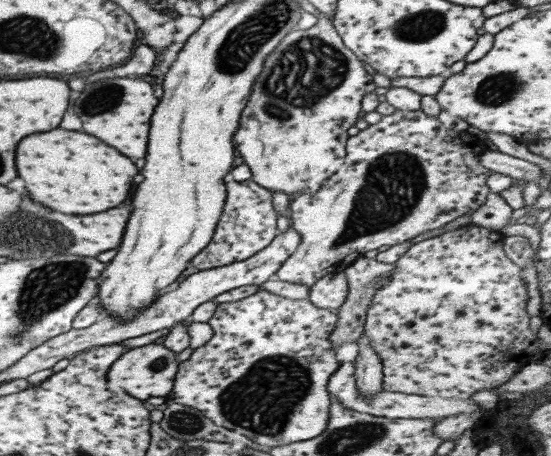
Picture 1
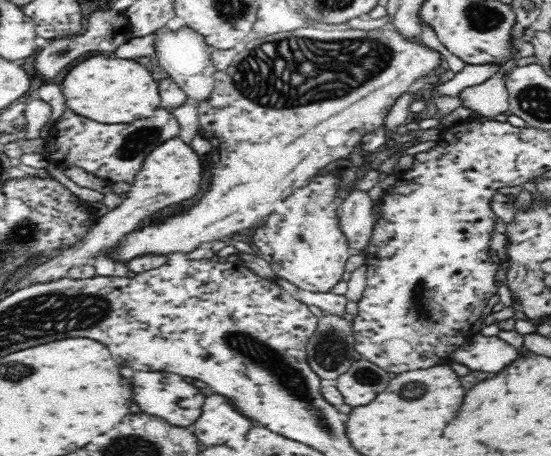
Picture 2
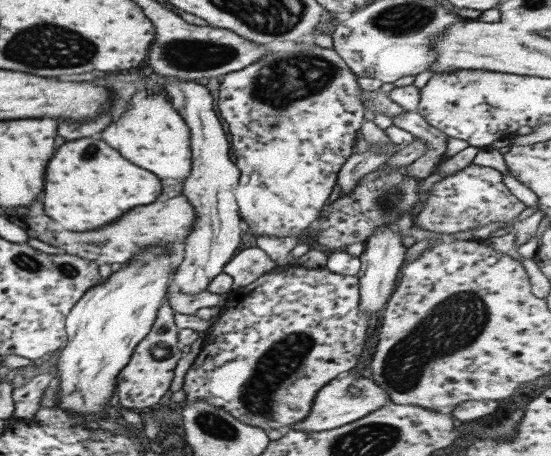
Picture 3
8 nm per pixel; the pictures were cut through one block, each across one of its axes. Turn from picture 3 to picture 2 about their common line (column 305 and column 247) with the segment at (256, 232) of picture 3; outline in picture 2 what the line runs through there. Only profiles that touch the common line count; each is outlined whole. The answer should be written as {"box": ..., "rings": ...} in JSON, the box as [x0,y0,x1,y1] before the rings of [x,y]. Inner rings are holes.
{"box":[104,27,439,262],"rings":[[[300,27],[295,30],[281,31],[262,38],[252,39],[247,47],[236,53],[232,64],[224,70],[215,71],[216,83],[212,97],[207,102],[198,104],[197,112],[200,118],[200,133],[207,138],[212,145],[212,150],[204,156],[205,165],[208,165],[212,171],[212,182],[209,184],[209,190],[204,192],[200,201],[174,217],[164,219],[162,222],[147,226],[141,225],[136,230],[124,236],[121,242],[113,248],[104,250],[104,253],[110,253],[116,259],[128,262],[131,258],[144,253],[182,253],[186,254],[194,250],[200,243],[209,245],[219,238],[228,238],[230,235],[252,228],[258,225],[258,222],[268,218],[274,212],[275,206],[281,200],[288,198],[296,188],[302,188],[309,183],[309,180],[322,170],[329,162],[334,162],[351,154],[356,144],[361,142],[362,136],[368,132],[376,131],[385,126],[386,116],[390,113],[392,106],[400,94],[408,92],[408,88],[418,78],[418,76],[430,74],[432,69],[439,66],[439,54],[418,44],[404,40],[393,27],[382,27],[382,31],[373,30],[354,30],[348,28],[333,27]]]}

